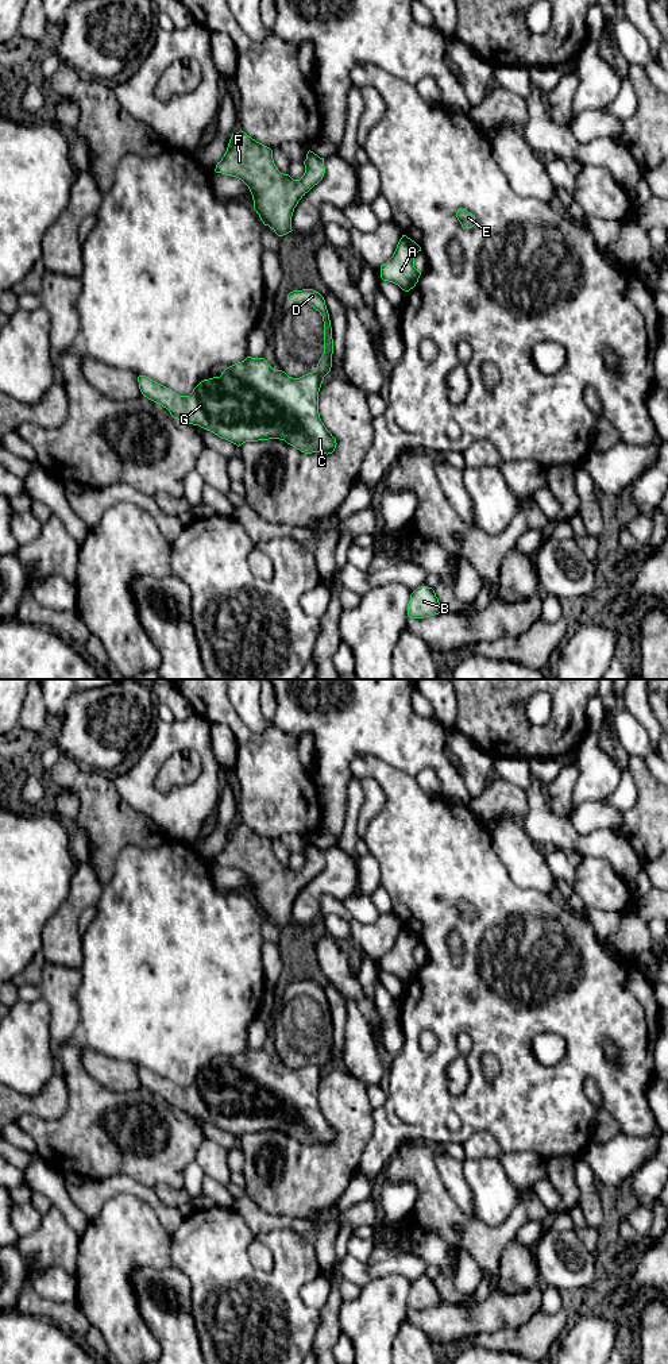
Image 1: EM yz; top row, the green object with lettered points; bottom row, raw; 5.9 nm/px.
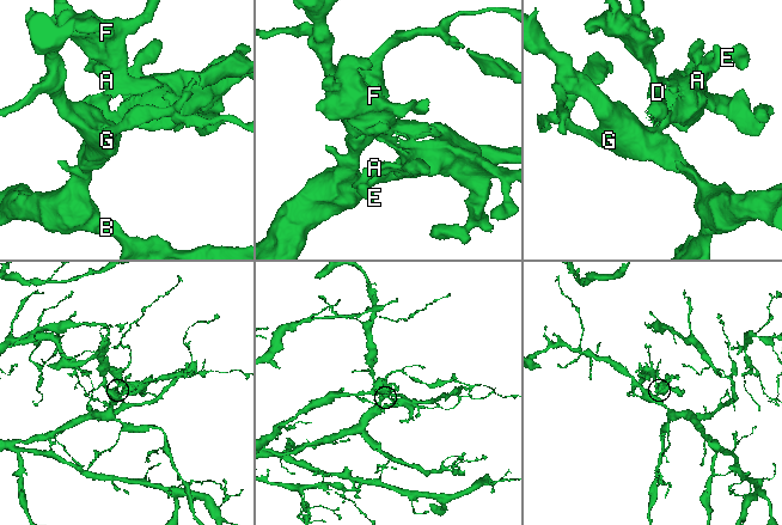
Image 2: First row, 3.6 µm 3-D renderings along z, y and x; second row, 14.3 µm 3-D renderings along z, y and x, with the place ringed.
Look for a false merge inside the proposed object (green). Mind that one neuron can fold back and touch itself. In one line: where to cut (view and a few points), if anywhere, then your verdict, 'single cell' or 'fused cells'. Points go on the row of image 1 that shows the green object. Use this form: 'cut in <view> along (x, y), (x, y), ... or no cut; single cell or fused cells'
cut in yz along (316, 370), (323, 377); fused cells

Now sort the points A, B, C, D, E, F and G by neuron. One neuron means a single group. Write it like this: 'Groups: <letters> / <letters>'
Groups: A D E F / B C G

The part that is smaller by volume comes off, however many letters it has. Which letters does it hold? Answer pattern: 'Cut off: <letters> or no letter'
Cut off: A, D, E, F

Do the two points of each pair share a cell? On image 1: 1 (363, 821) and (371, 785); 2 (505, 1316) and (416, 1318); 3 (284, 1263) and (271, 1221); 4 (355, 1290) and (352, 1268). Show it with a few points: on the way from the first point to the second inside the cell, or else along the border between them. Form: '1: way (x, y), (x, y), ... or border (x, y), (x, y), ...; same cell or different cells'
1: way (367, 812), (371, 806), (371, 794); same cell
2: way (483, 1317), (437, 1318); same cell
3: border (244, 1218), (254, 1235), (290, 1228), (304, 1240); different cells
4: border (344, 1276), (362, 1287); different cells

